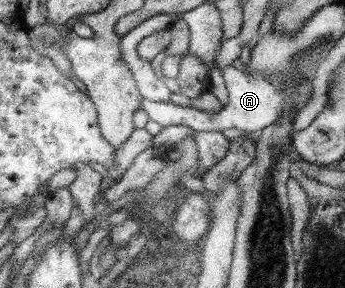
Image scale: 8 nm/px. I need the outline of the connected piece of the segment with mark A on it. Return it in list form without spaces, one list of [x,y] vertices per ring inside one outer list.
[[[231,63],[221,67],[220,73],[228,91],[228,101],[222,105],[217,113],[206,113],[206,111],[193,107],[184,107],[172,104],[171,102],[154,102],[140,97],[140,110],[148,114],[149,120],[157,122],[161,127],[166,128],[170,125],[177,125],[181,128],[188,128],[191,132],[203,131],[222,131],[234,128],[236,130],[255,132],[260,131],[278,120],[280,113],[288,107],[301,109],[308,102],[311,85],[308,80],[299,84],[292,91],[279,92],[270,82],[262,76],[248,74],[243,68],[237,70]]]

